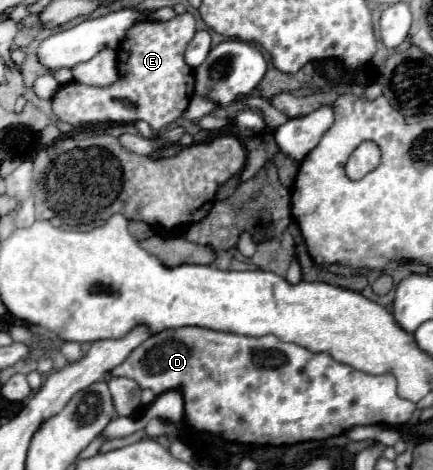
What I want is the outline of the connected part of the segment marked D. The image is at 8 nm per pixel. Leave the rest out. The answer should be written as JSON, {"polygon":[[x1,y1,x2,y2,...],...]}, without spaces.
{"polygon":[[180,327,150,335,122,365,114,367,110,375,134,379,142,389,150,389,154,395,180,389,186,403,184,419,190,427,248,445,294,445,300,441,320,441,356,425,404,425,416,409,416,403,398,395,392,373,362,373,332,359,328,353,312,353,296,343,280,343,272,339,272,335,244,337,202,327]]}

